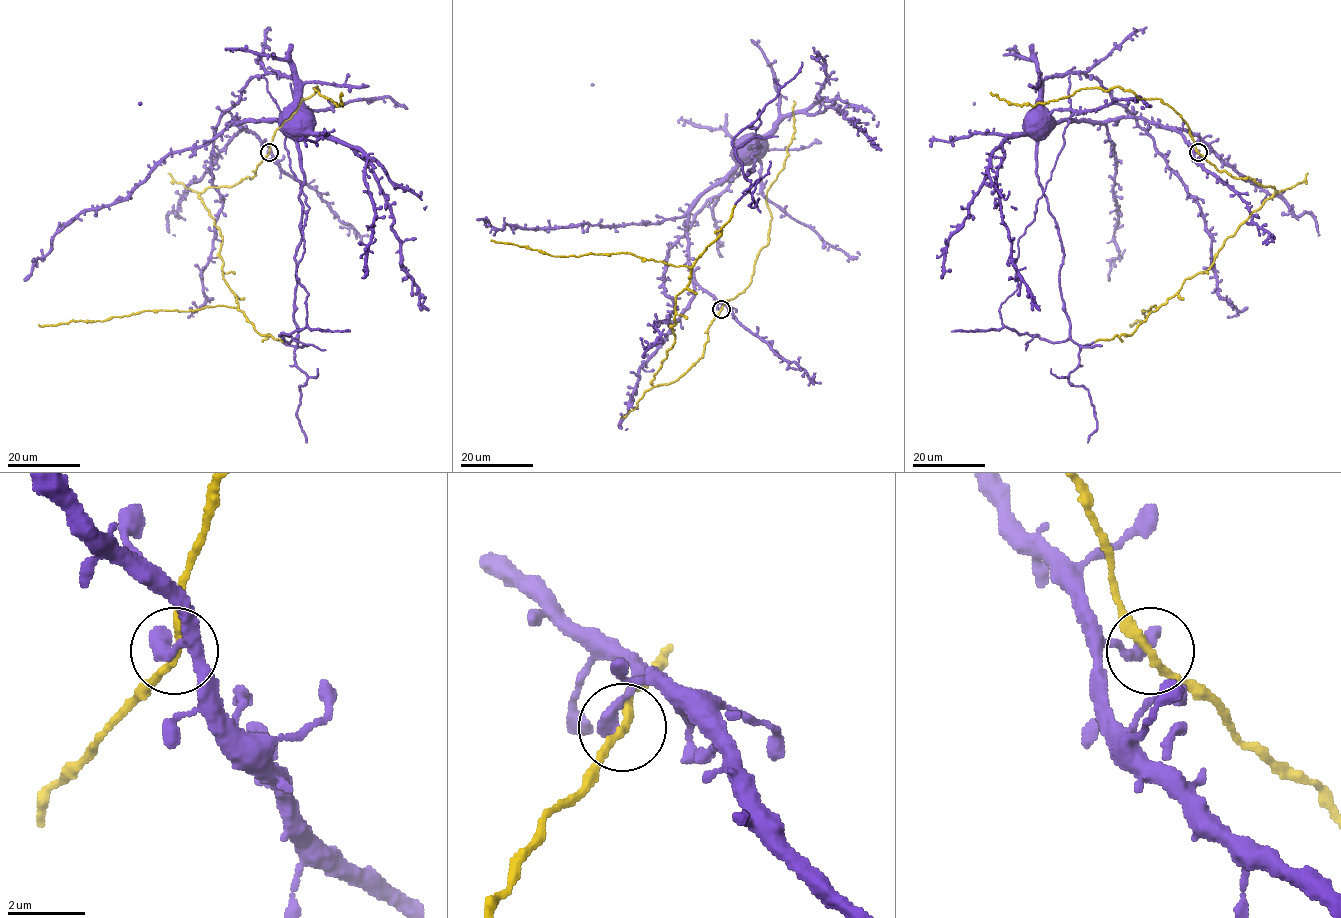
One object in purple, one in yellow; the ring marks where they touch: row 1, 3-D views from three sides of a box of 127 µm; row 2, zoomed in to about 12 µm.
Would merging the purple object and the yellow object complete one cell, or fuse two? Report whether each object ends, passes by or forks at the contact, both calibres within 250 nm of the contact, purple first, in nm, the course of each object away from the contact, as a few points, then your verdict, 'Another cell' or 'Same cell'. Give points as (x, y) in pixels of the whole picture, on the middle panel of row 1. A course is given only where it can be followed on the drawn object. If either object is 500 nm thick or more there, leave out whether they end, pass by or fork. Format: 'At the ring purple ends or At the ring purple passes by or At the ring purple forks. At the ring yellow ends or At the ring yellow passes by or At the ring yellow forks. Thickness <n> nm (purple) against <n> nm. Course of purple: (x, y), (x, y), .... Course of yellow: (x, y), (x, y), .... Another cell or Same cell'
At the ring purple ends. At the ring yellow passes by. Thickness 440 nm (purple) against 220 nm. Course of purple: (721, 309), (694, 278), (687, 219), (748, 152), (669, 250), (674, 309), (639, 338). Course of yellow: (722, 309), (703, 355), (653, 386), (690, 268), (629, 253), (555, 256), (491, 241). Same cell

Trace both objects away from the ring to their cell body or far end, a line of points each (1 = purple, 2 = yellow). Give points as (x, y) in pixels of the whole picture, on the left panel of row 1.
1: (268, 152), (234, 118), (285, 121), (296, 84), (277, 73), (216, 126), (222, 207), (187, 317)
2: (269, 152), (252, 179), (208, 187), (199, 197), (223, 238), (223, 278), (237, 307), (38, 324)

